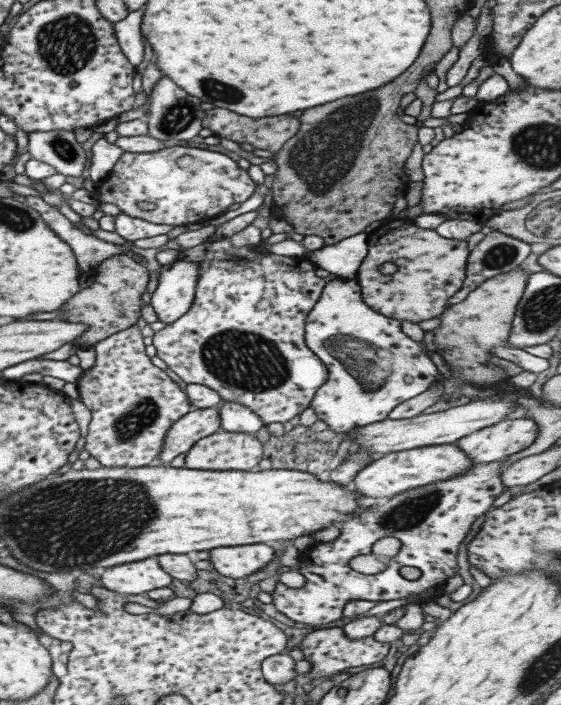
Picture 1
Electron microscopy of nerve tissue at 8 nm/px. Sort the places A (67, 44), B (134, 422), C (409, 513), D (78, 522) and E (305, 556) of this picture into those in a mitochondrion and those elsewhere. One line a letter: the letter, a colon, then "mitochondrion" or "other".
A: mitochondrion
B: mitochondrion
C: mitochondrion
D: mitochondrion
E: other

